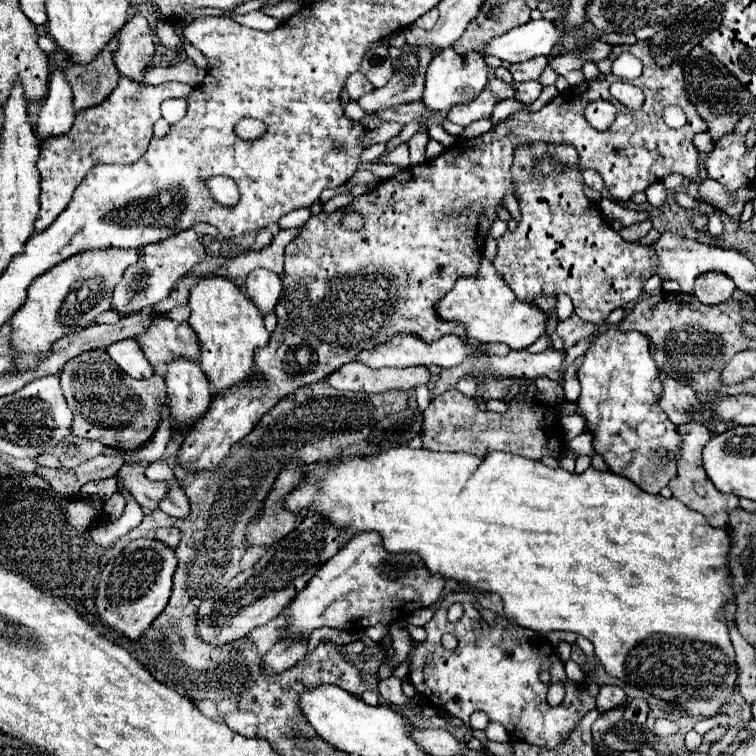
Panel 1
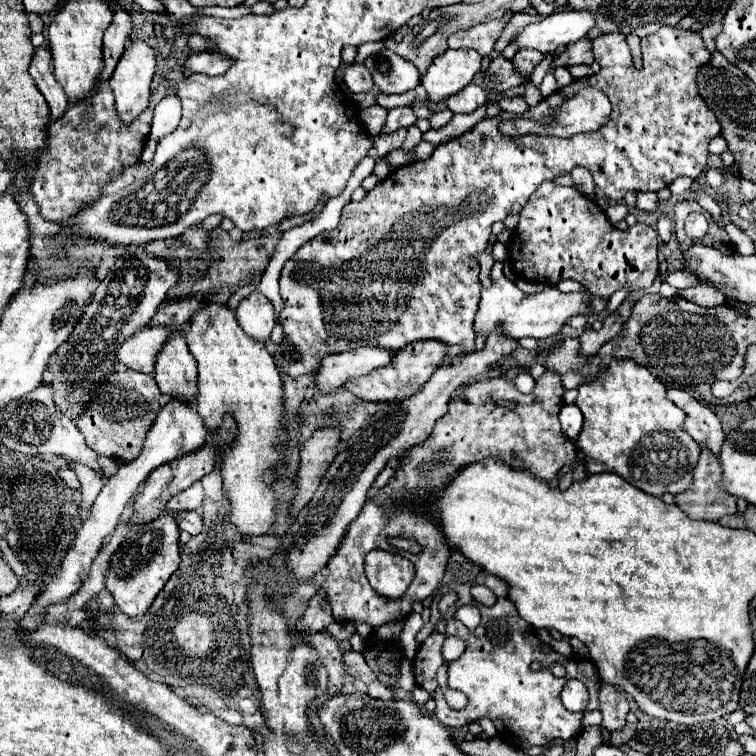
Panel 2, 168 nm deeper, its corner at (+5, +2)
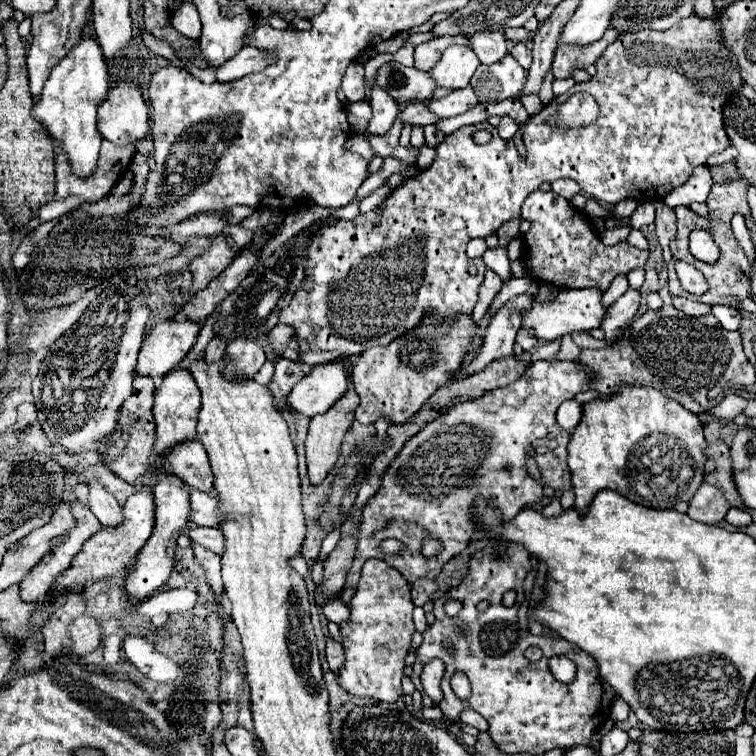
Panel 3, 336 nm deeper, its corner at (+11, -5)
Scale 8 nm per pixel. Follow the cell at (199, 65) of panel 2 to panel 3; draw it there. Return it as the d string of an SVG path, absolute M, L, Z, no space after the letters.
M245 45L233 59L229 59L225 65L217 67L217 81L227 83L227 81L237 81L249 73L263 71L265 67L273 65L277 61L277 55L269 51L261 51L257 47Z

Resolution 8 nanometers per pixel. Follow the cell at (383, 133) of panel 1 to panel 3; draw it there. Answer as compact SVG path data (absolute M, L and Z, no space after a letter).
M411 101L401 113L399 113L403 123L411 123L411 125L429 125L429 123L437 123L441 121L441 117L431 115L429 107L425 101Z

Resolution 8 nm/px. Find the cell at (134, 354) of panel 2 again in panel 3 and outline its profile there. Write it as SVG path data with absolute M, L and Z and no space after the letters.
M165 319L161 323L157 323L151 333L147 335L147 339L143 341L143 347L139 351L139 361L137 361L137 373L139 375L151 375L153 379L167 375L169 371L173 371L189 353L189 349L195 345L195 339L201 331L201 323L197 321L189 321L189 319Z

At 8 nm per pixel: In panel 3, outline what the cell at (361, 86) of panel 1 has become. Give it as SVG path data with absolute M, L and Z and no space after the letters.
M353 61L347 71L345 71L345 77L343 77L343 85L341 85L341 91L343 95L347 97L347 101L355 103L355 101L363 101L365 97L365 87L363 87L363 65L359 61Z

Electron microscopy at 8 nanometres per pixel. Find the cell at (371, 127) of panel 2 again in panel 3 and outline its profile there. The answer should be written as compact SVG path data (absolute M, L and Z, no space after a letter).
M373 87L371 109L373 109L373 117L369 121L367 133L369 135L385 135L389 131L389 127L393 125L395 117L399 115L397 101L387 91L381 91L381 87Z

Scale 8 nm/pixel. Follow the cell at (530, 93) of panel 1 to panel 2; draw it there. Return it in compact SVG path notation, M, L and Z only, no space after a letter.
M503 96L503 100L499 100L499 106L501 106L501 110L513 112L513 114L517 114L517 116L521 116L521 114L529 108L523 96L513 96L513 98Z

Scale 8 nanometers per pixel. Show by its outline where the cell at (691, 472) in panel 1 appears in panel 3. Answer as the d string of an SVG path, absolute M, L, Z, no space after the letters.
M707 481L697 489L695 497L691 499L689 503L689 511L687 515L693 517L695 521L701 521L701 523L709 523L709 525L717 525L725 519L727 511L731 509L729 501L723 497L723 493L709 485Z

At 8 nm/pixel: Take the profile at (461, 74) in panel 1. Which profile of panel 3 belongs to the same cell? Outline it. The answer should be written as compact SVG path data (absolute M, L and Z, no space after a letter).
M453 45L449 47L441 61L429 71L439 87L447 89L461 89L467 87L475 69L479 67L479 59L467 45Z

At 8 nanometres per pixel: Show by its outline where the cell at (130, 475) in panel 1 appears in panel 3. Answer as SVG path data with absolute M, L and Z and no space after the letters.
M191 491L191 523L199 527L217 527L221 515L217 515L217 495Z

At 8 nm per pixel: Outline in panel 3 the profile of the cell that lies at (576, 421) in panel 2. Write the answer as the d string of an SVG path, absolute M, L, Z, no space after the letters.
M569 399L569 401L561 403L561 407L559 407L559 411L557 411L557 421L559 421L559 425L561 425L567 433L573 433L573 431L575 431L575 427L577 427L579 421L581 421L581 417L583 417L583 405L577 403L575 399Z

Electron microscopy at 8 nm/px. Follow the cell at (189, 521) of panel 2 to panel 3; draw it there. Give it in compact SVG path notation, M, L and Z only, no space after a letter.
M193 527L187 535L191 537L191 541L201 543L203 547L207 547L209 551L213 551L213 553L217 553L217 555L223 555L223 551L225 551L225 537L221 535L219 529Z

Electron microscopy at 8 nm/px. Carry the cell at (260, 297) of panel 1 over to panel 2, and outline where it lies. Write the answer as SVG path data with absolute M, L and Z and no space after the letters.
M253 290L247 298L243 298L235 310L237 320L241 328L253 336L255 340L265 342L275 326L275 308L273 302L261 294L259 290Z

